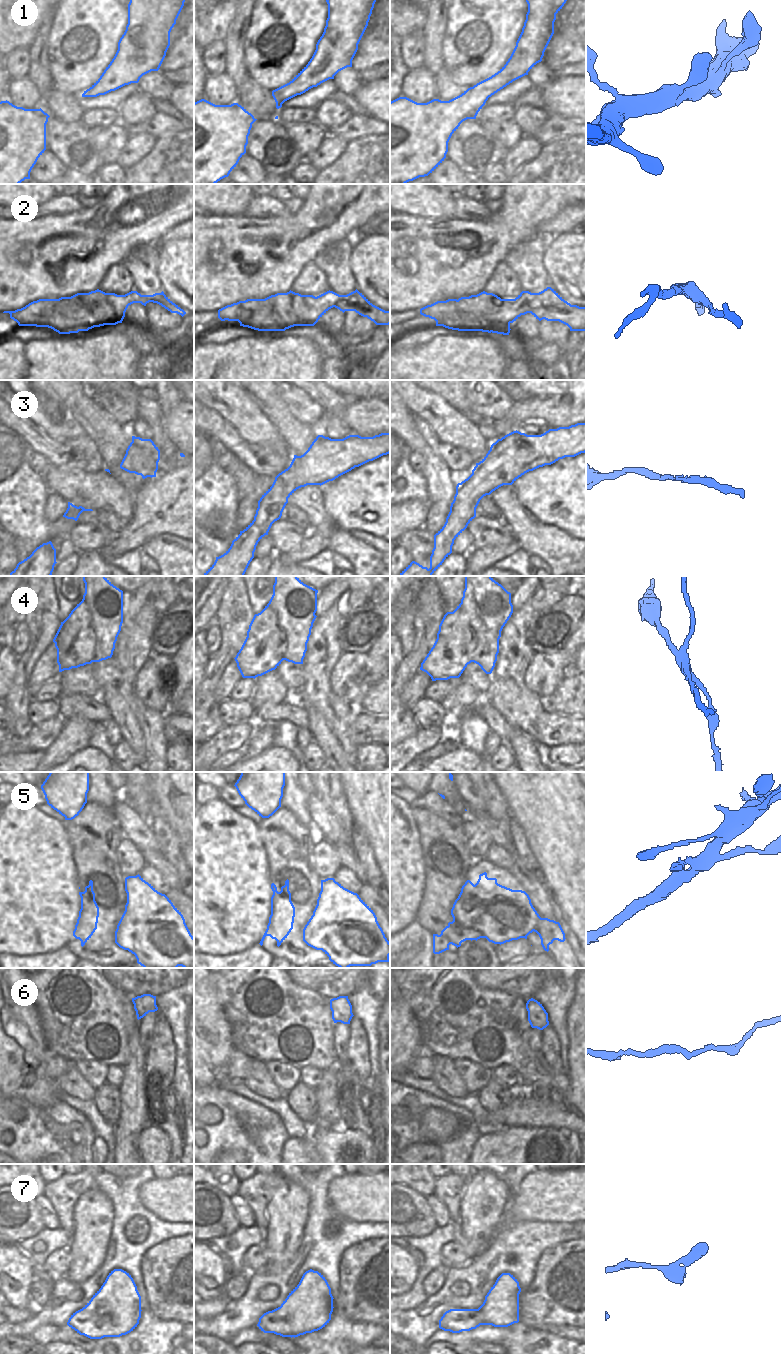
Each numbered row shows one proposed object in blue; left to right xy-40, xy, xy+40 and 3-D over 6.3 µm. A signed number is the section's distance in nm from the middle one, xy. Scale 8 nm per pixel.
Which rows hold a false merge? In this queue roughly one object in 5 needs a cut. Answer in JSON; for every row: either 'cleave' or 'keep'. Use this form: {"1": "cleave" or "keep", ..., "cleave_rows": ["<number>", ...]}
{"1": "keep", "2": "cleave", "3": "keep", "4": "cleave", "5": "keep", "6": "keep", "7": "keep", "cleave_rows": ["2", "4"]}

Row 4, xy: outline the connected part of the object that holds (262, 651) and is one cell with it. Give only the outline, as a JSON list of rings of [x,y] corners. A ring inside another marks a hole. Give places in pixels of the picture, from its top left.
[[[272,610],[264,624],[262,612],[255,614],[247,637],[234,658],[243,678],[256,678],[275,670],[283,661],[285,635],[277,613]]]

